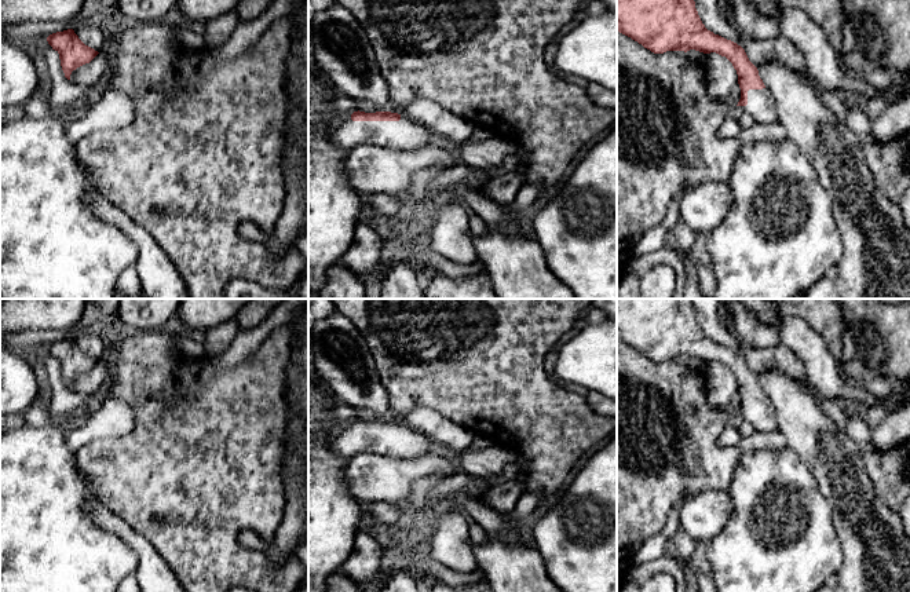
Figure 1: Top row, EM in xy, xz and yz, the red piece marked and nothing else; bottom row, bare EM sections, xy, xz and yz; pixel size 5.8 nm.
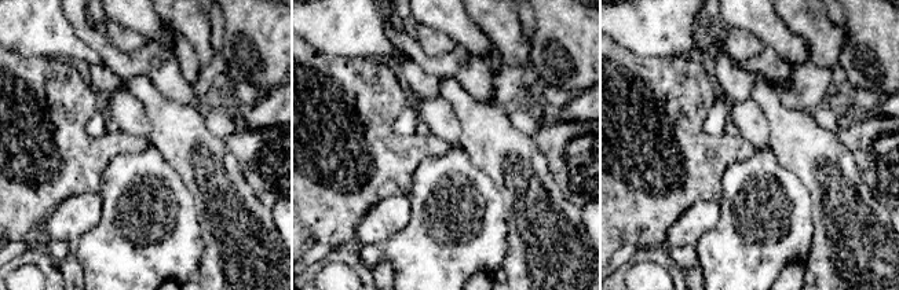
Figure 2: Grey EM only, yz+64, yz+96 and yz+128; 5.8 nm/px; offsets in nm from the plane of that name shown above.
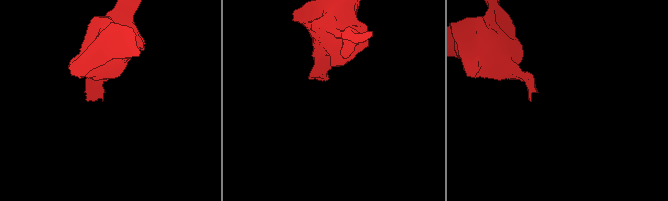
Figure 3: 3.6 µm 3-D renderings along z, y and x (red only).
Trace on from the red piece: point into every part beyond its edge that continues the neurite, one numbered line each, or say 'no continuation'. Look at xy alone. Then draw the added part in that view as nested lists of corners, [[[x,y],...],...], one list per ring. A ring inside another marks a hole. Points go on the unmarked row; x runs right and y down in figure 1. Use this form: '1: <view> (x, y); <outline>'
no continuation

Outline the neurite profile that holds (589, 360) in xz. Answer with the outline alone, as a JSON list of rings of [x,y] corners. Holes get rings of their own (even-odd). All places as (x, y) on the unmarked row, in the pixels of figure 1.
[[[617,321],[588,325],[559,346],[553,374],[617,399]]]

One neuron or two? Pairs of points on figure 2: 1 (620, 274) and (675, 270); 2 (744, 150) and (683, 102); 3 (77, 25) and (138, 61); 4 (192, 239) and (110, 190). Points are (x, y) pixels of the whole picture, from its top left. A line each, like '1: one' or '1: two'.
1: one
2: one
3: one
4: one

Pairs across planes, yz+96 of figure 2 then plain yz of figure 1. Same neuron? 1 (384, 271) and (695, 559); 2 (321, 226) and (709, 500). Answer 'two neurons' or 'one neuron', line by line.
1: one neuron
2: two neurons

